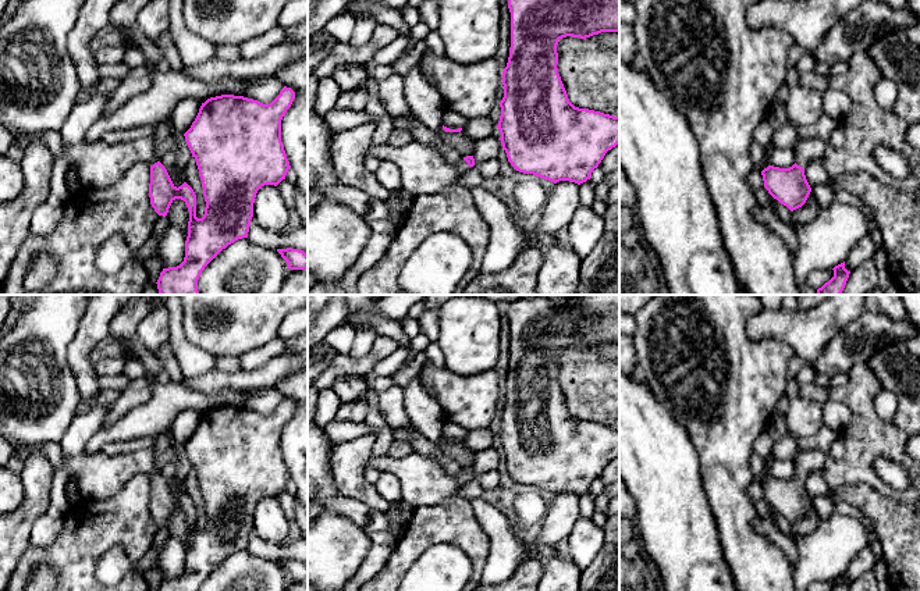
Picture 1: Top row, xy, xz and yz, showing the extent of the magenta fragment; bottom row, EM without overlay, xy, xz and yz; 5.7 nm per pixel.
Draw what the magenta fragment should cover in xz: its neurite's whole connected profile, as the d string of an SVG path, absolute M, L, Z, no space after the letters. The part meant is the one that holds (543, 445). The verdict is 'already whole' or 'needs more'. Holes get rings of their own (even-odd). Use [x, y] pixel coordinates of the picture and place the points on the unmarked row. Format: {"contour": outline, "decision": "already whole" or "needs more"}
{"contour": "M547 295L509 303L511 359L502 382L504 409L497 439L511 477L554 495L590 491L605 464L619 456L619 428L575 419L558 385L558 352L619 343L619 295L576 295L557 305Z", "decision": "already whole"}

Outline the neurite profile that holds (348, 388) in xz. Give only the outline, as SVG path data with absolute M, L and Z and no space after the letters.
M341 375L331 385L342 403L355 402L366 396L367 385L363 377Z

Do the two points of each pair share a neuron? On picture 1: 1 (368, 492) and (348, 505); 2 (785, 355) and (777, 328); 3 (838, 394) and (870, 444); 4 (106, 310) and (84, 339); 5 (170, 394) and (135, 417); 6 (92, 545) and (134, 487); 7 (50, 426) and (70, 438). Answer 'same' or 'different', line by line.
1: different
2: different
3: same
4: same
5: same
6: same
7: different

